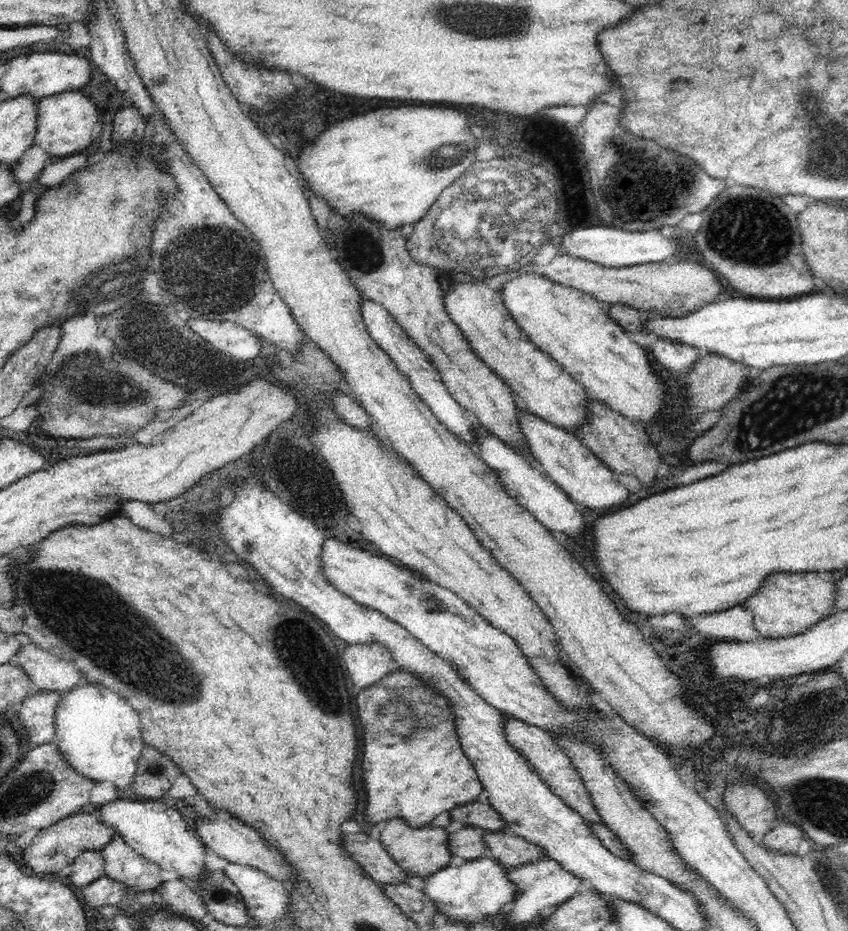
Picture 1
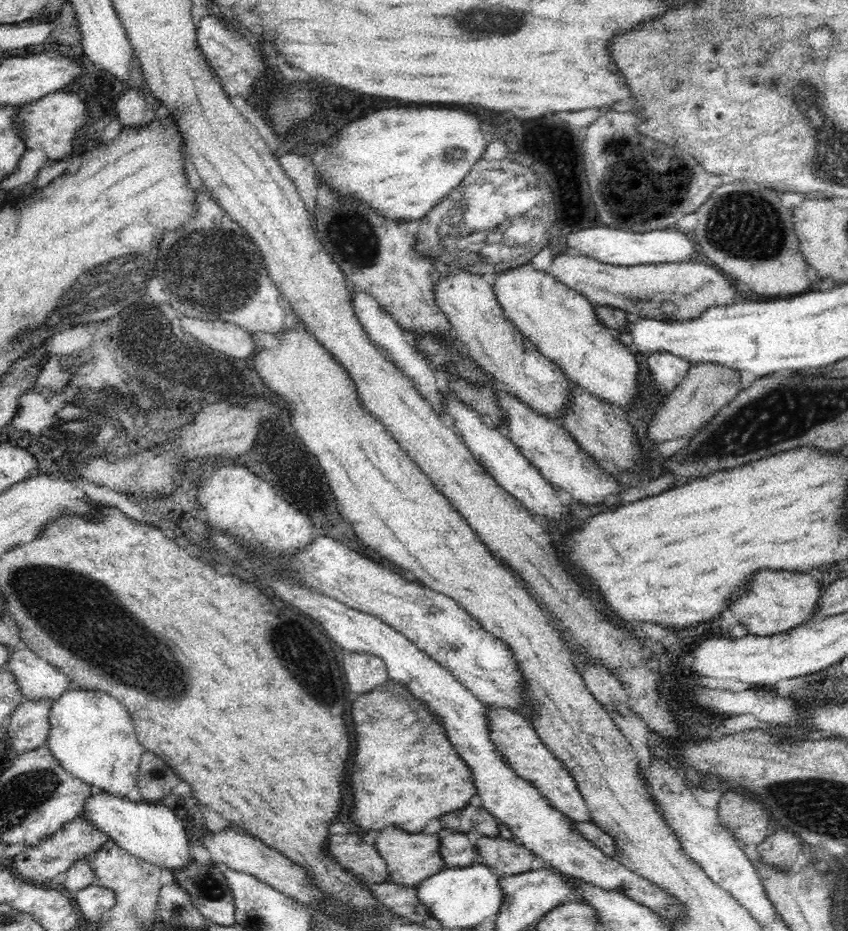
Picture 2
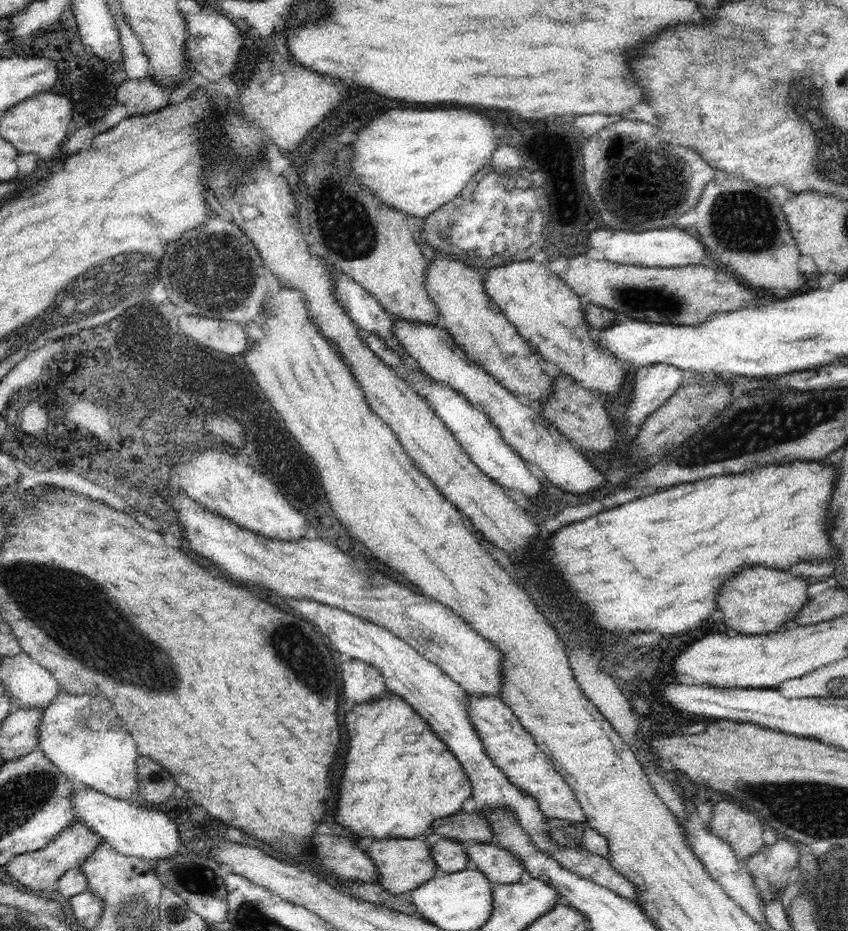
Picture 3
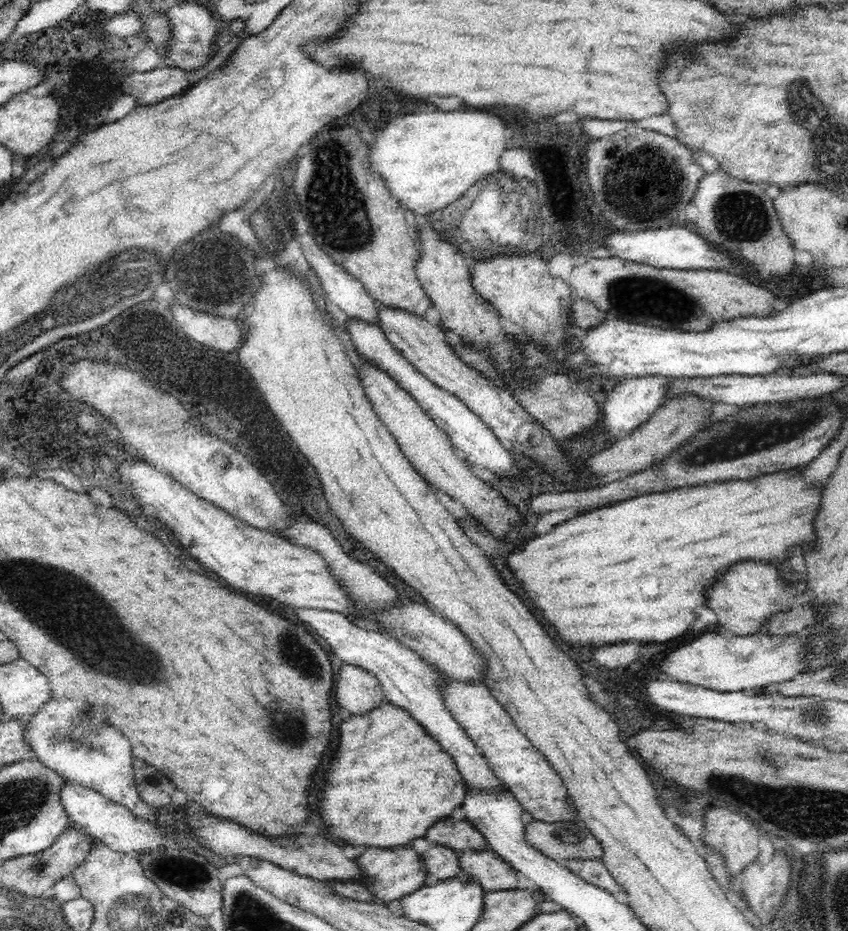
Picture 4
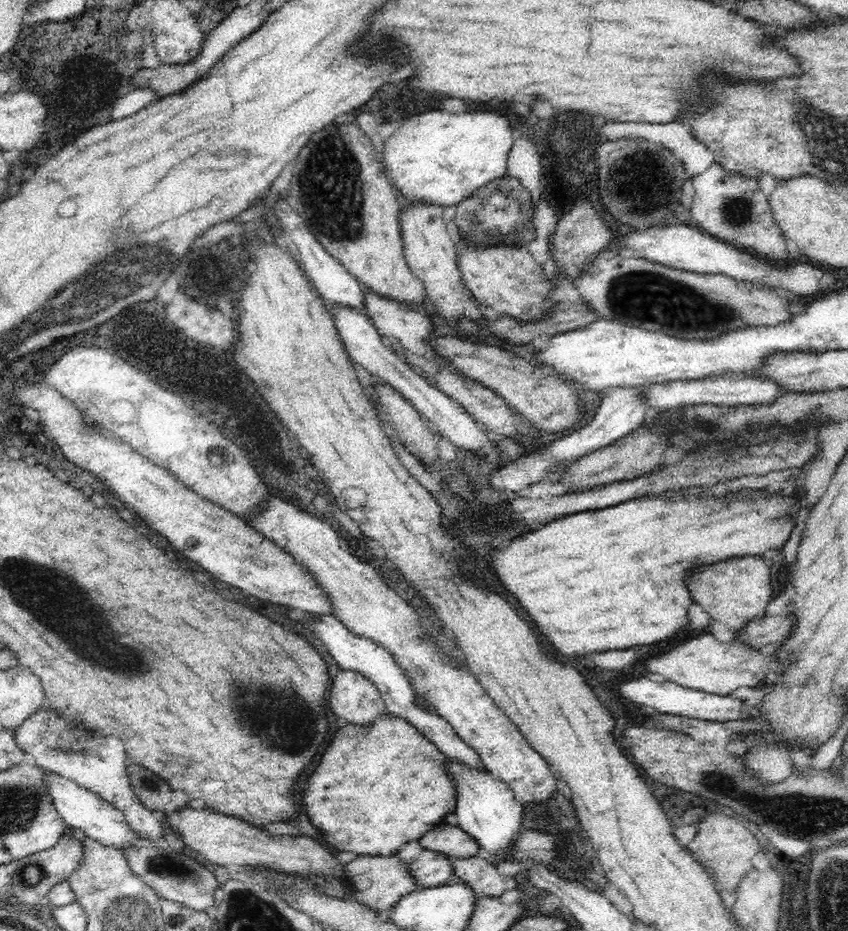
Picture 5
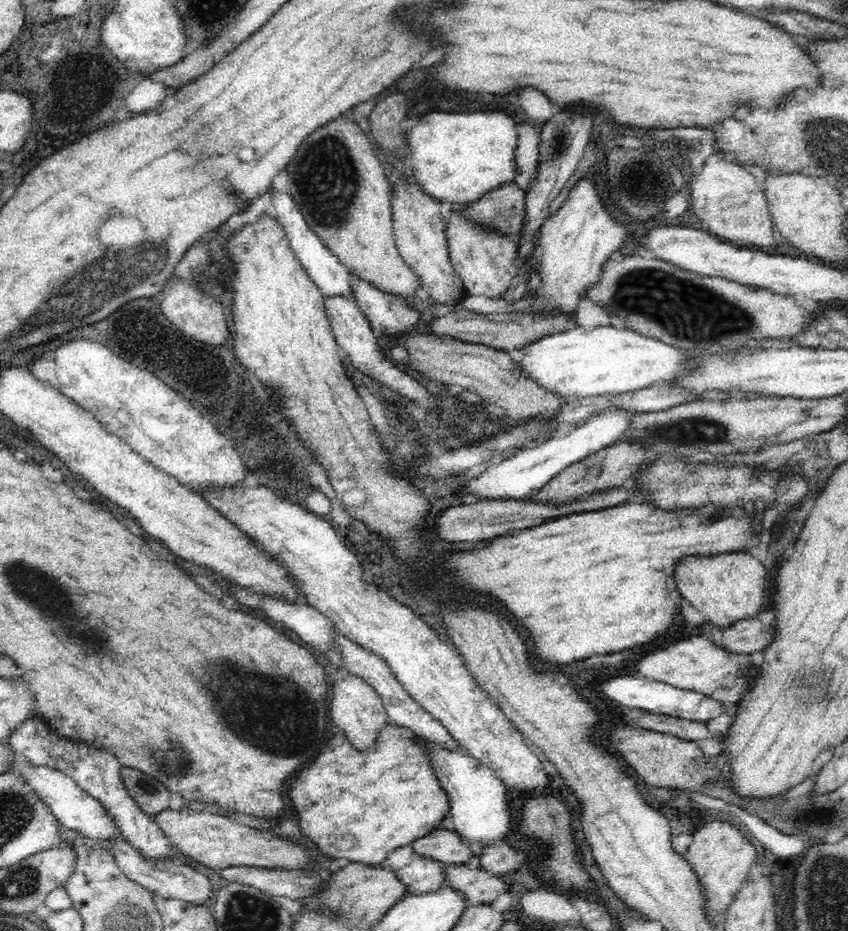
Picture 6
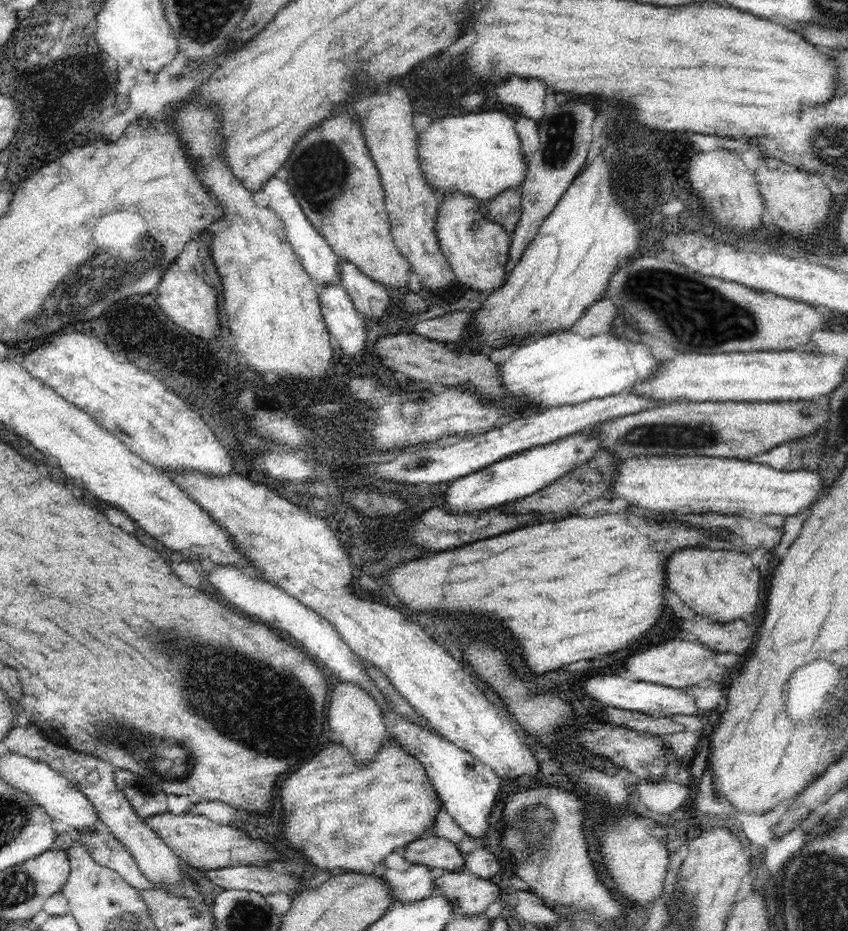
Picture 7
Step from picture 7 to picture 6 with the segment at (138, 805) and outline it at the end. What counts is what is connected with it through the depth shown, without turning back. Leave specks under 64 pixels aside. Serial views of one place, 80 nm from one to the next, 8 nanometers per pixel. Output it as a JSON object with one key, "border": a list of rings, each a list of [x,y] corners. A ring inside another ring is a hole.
{"border":[[[122,768],[124,785],[142,812],[158,814],[169,808],[171,792],[158,780],[134,768]]]}

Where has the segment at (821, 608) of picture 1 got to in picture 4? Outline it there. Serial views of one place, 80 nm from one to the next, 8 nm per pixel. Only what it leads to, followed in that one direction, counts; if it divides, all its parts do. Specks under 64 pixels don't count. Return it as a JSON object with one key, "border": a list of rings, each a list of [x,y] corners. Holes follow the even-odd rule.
{"border":[[[744,560],[744,564],[736,564],[736,568],[730,568],[727,574],[720,576],[720,580],[708,590],[708,608],[713,610],[717,616],[717,625],[727,628],[735,636],[749,636],[760,632],[764,628],[763,624],[778,610],[786,608],[786,600],[796,594],[796,586],[788,586],[778,574],[774,565],[756,564],[754,560]]]}

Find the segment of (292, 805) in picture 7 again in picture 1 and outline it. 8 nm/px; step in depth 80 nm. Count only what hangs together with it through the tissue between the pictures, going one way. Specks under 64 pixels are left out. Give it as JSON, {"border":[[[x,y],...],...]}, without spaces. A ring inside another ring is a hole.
{"border":[[[397,667],[376,684],[356,692],[356,709],[364,738],[360,758],[360,782],[364,784],[366,800],[364,818],[370,824],[392,820],[392,816],[398,816],[412,828],[420,828],[430,824],[438,814],[449,812],[452,821],[461,822],[464,826],[482,828],[486,832],[506,829],[505,820],[489,804],[478,803],[477,796],[482,792],[483,785],[476,775],[474,765],[460,746],[452,701],[440,696],[432,688],[431,682]]]}

